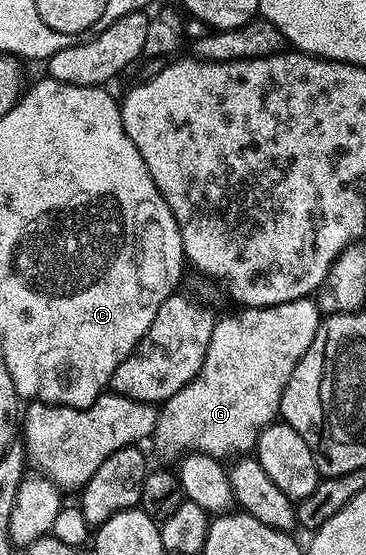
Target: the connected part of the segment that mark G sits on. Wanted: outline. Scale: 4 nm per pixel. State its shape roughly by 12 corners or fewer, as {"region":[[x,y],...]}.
{"region":[[309,297],[219,317],[152,443],[249,455],[318,331]]}

